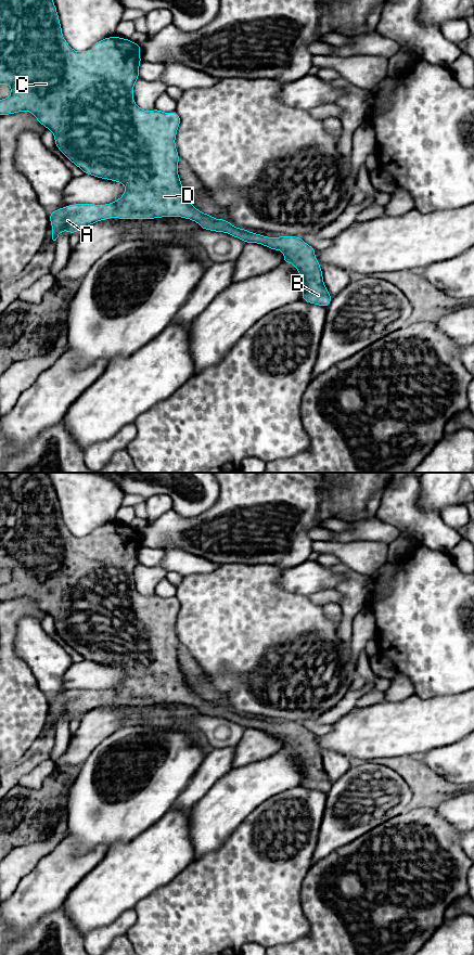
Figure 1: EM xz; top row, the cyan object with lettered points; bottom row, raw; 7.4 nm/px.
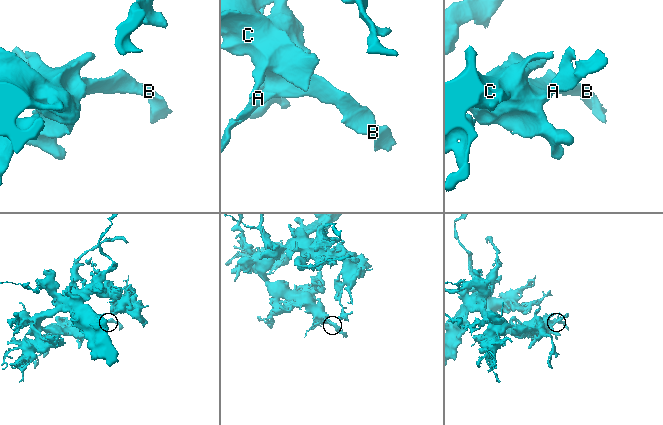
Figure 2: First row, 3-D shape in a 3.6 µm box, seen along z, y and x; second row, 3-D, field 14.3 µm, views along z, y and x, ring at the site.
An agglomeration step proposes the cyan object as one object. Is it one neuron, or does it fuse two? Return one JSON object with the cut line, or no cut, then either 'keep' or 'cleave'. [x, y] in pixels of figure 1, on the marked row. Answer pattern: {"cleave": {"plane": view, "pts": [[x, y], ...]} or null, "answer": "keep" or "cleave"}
{"cleave": null, "answer": "keep"}

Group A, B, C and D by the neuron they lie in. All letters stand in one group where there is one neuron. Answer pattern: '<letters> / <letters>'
A B C D

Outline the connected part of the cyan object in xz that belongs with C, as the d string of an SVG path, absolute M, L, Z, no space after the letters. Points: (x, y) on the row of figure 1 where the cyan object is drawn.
M0 0L0 85L8 83L11 87L11 95L0 100L0 116L20 112L33 113L39 124L53 132L55 146L85 175L121 182L126 186L123 196L114 203L73 204L51 211L49 220L52 224L52 240L56 241L63 230L72 235L111 218L126 220L181 217L195 221L203 230L228 233L244 243L257 243L273 250L282 250L283 262L292 262L298 270L304 288L302 300L328 308L333 298L324 285L322 269L315 256L316 249L300 236L268 237L256 234L232 225L227 219L215 219L212 215L200 211L187 198L178 175L180 157L175 144L180 116L176 112L165 113L157 108L146 112L133 102L133 87L140 78L139 65L142 62L141 44L115 36L102 39L92 47L92 51L81 52L69 47L63 37L53 0Z

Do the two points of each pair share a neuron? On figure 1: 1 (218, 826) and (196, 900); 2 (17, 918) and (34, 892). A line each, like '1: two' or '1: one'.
1: two
2: one

